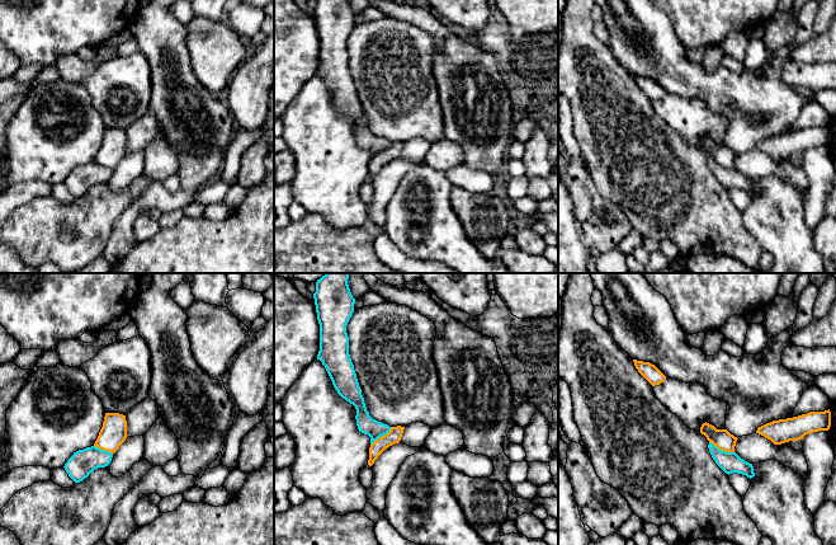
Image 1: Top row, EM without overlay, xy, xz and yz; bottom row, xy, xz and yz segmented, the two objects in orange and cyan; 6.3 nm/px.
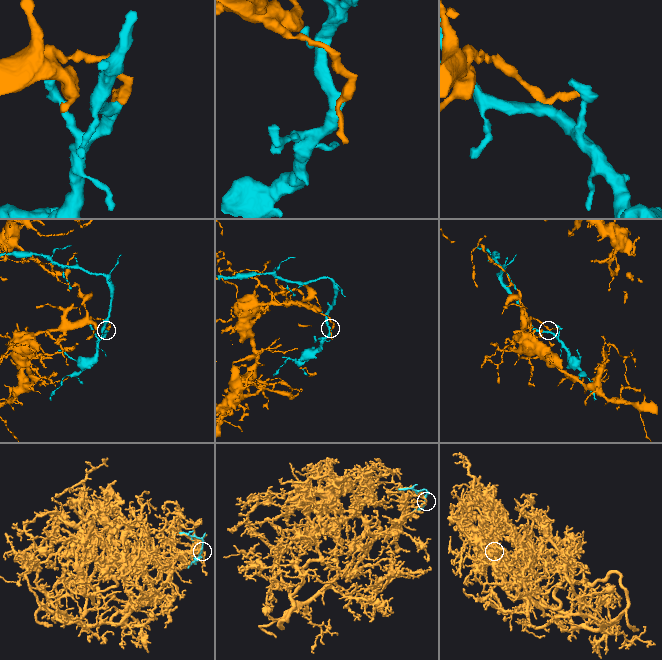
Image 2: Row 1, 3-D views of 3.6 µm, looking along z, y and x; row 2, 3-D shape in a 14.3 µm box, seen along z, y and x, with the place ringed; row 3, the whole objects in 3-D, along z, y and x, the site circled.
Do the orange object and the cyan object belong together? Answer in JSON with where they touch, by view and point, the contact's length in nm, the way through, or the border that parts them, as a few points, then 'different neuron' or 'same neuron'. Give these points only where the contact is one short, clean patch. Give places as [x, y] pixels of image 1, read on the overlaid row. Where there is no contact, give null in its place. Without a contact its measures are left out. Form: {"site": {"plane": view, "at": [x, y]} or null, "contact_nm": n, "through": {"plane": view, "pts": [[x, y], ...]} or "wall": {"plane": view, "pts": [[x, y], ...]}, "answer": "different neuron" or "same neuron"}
{"site": {"plane": "yz", "at": [722, 450]}, "contact_nm": 180, "wall": {"plane": "yz", "pts": [[709, 441], [722, 450], [733, 452]]}, "answer": "different neuron"}

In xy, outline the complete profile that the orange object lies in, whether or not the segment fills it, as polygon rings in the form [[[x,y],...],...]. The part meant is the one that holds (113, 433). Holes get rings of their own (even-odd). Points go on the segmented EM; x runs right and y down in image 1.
[[[105,413],[103,427],[94,443],[95,447],[114,454],[127,438],[126,415]]]

